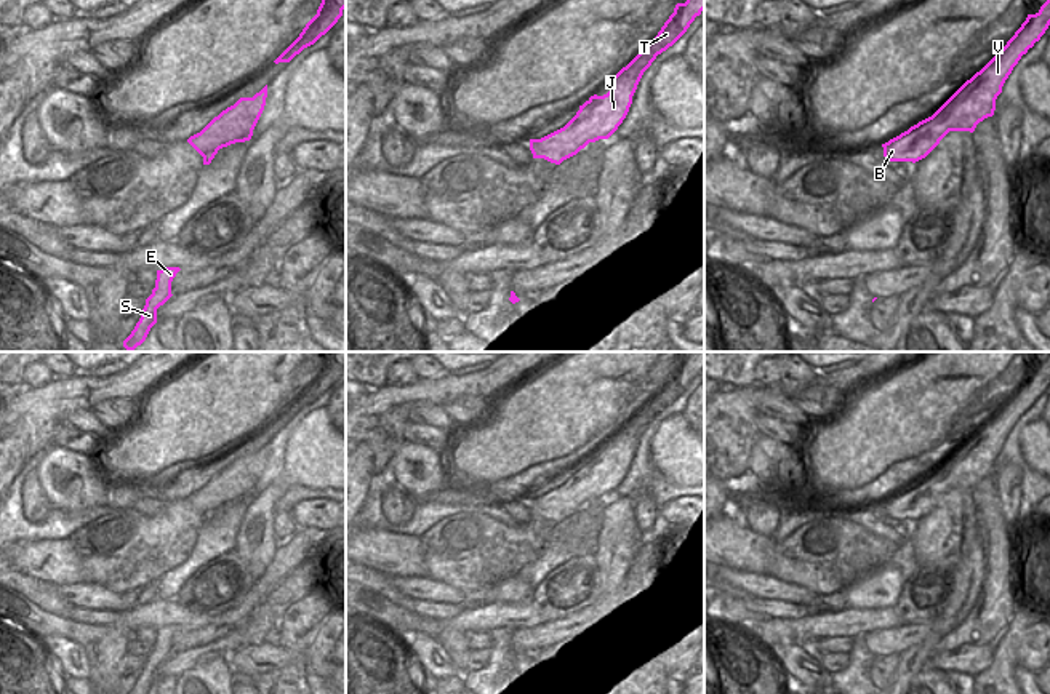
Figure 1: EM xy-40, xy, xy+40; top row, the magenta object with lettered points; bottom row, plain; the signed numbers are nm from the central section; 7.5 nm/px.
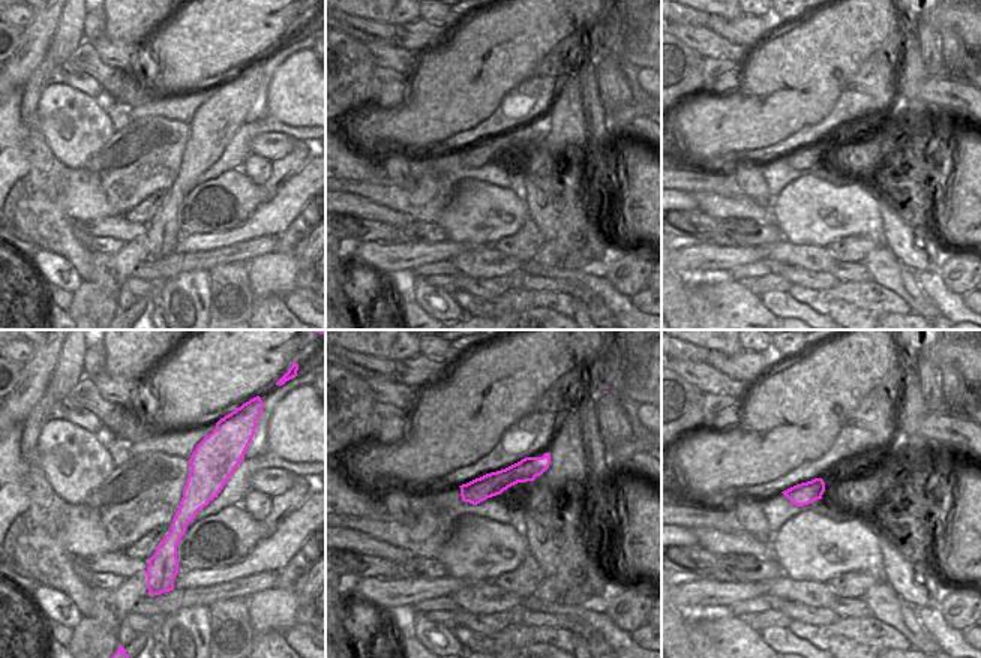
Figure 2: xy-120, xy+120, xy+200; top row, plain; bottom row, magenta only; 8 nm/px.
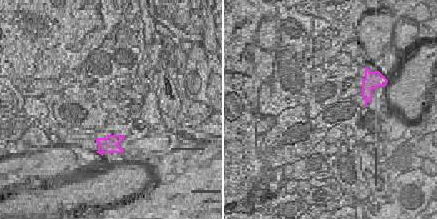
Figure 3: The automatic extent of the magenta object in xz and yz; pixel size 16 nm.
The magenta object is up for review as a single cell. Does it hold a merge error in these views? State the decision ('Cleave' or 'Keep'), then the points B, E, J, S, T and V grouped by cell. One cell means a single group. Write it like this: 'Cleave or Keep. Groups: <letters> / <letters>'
Cleave. Groups: B J T V / E S

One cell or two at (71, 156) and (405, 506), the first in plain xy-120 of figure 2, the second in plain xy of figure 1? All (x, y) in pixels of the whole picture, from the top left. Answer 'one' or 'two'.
two

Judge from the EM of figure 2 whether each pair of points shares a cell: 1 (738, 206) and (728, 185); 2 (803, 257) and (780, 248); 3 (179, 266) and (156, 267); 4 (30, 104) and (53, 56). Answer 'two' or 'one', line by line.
1: two
2: one
3: one
4: one

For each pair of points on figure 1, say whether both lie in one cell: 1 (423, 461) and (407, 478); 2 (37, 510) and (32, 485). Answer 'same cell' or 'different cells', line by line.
1: same cell
2: same cell

